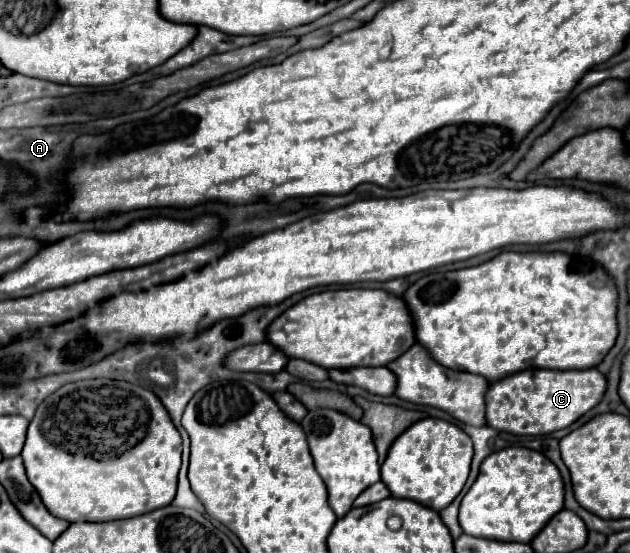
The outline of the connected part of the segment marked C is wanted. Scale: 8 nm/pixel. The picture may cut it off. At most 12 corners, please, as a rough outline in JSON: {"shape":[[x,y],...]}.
{"shape":[[524,370],[486,394],[488,426],[562,430],[592,410],[606,378]]}

